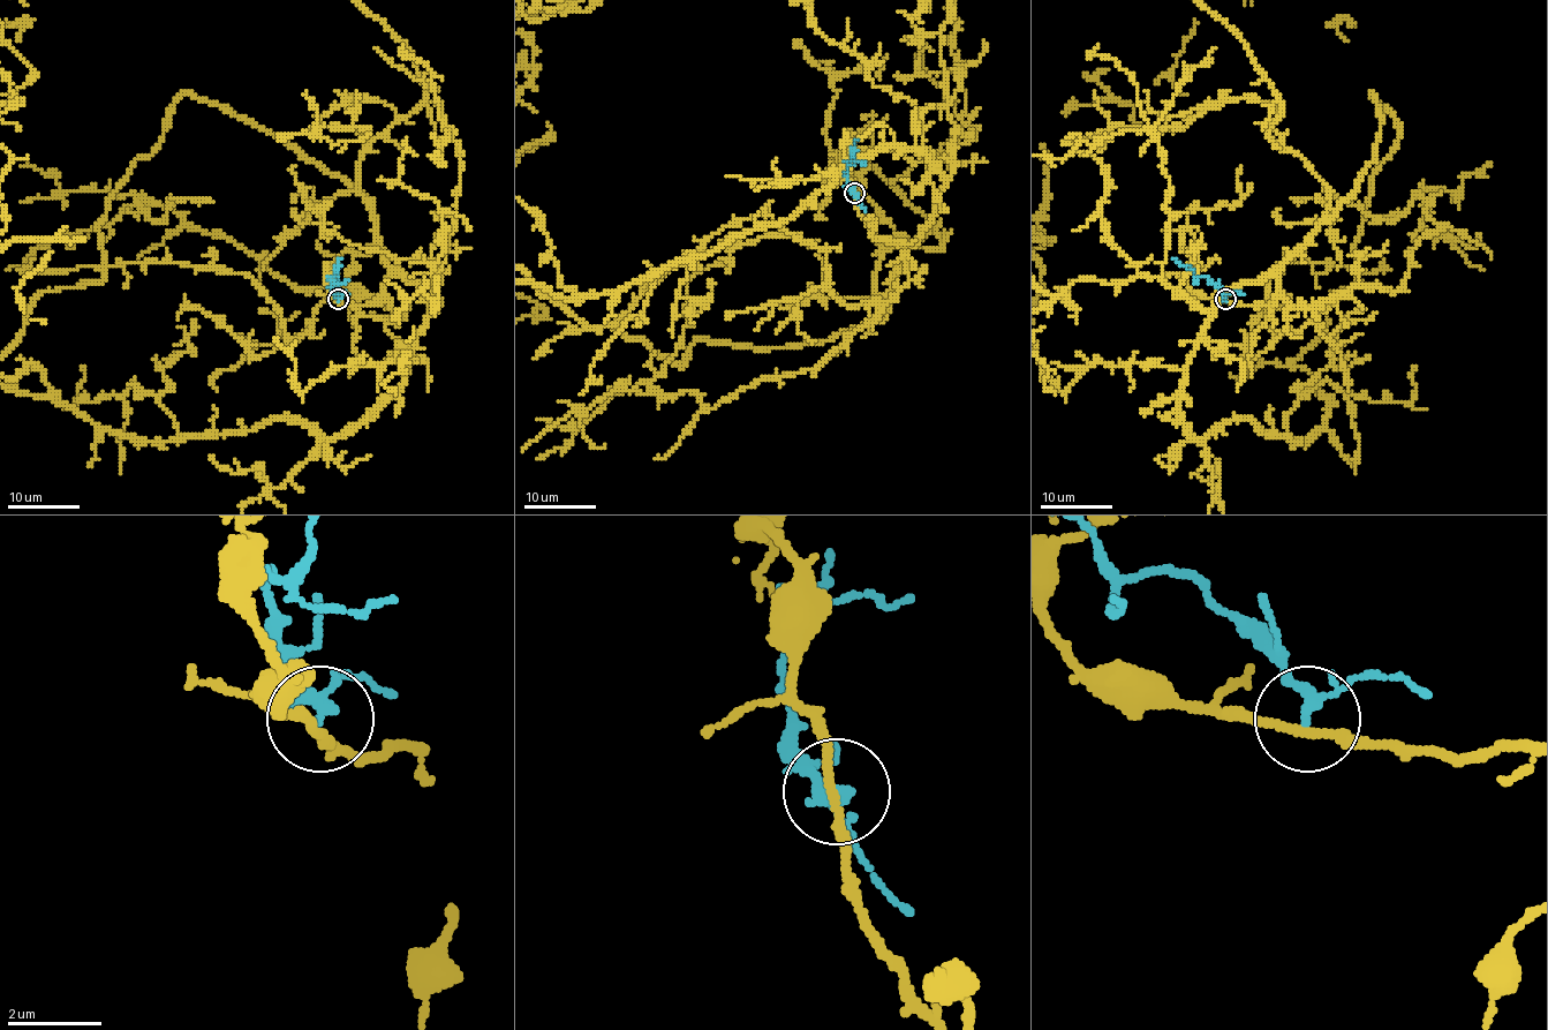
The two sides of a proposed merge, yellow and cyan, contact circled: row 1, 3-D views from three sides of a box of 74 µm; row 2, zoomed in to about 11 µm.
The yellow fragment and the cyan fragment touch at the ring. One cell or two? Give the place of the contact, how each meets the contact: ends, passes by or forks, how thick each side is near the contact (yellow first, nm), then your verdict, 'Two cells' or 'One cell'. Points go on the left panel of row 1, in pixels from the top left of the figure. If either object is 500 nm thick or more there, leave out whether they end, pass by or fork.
Place: (338, 299). At the ring yellow passes by. At the ring cyan forks. Thickness 180 nm (yellow) against 200 nm. Two cells

